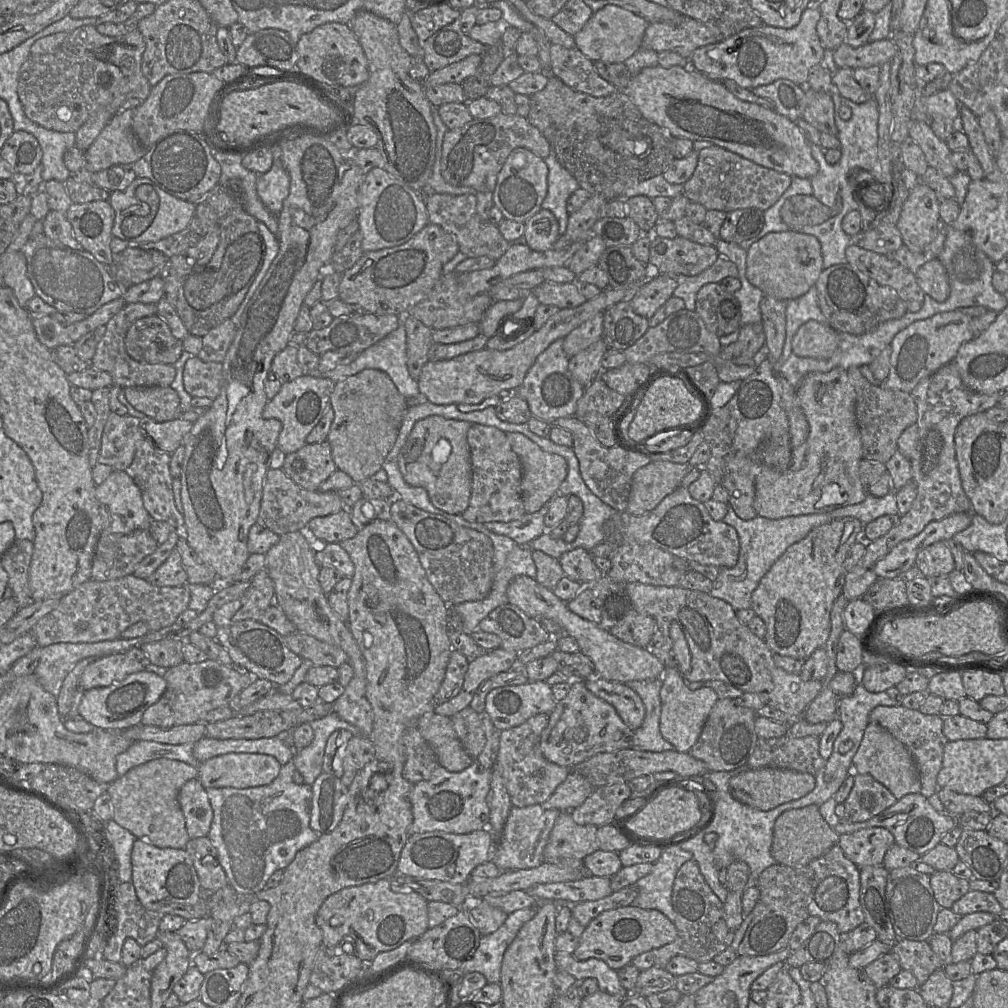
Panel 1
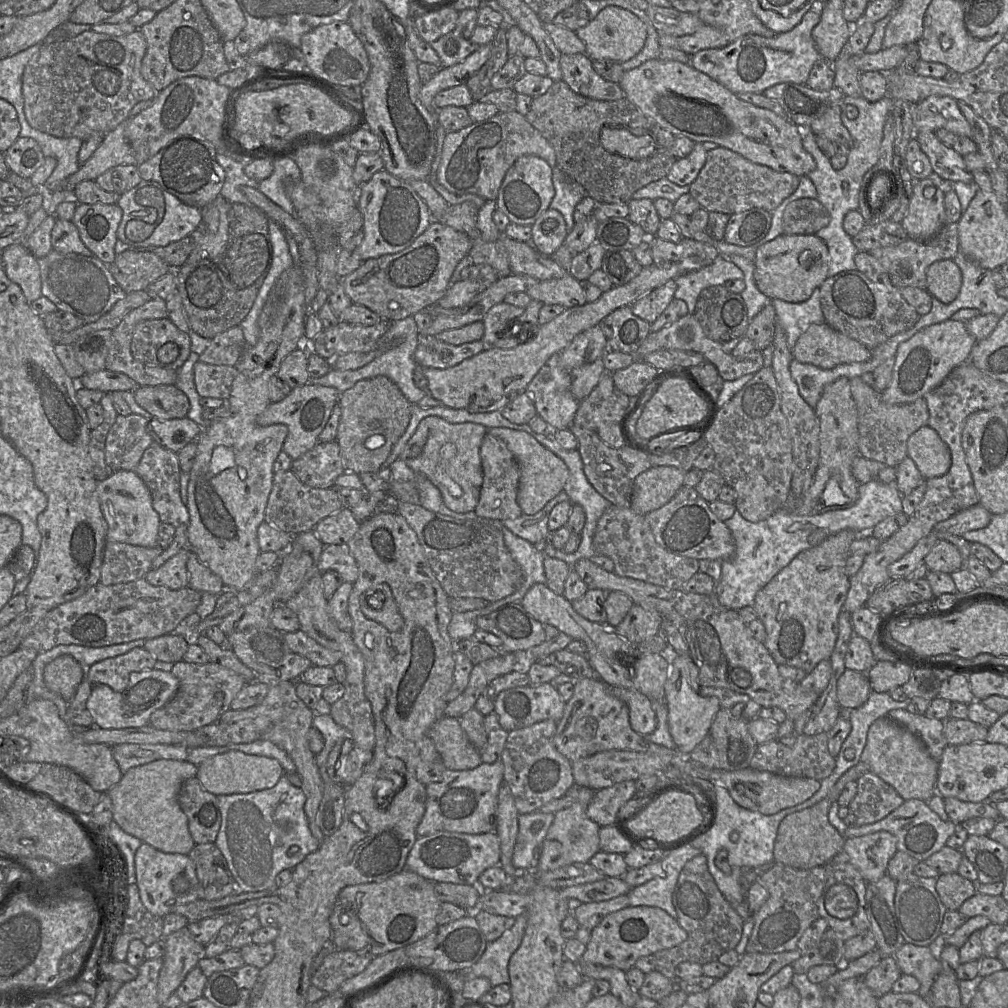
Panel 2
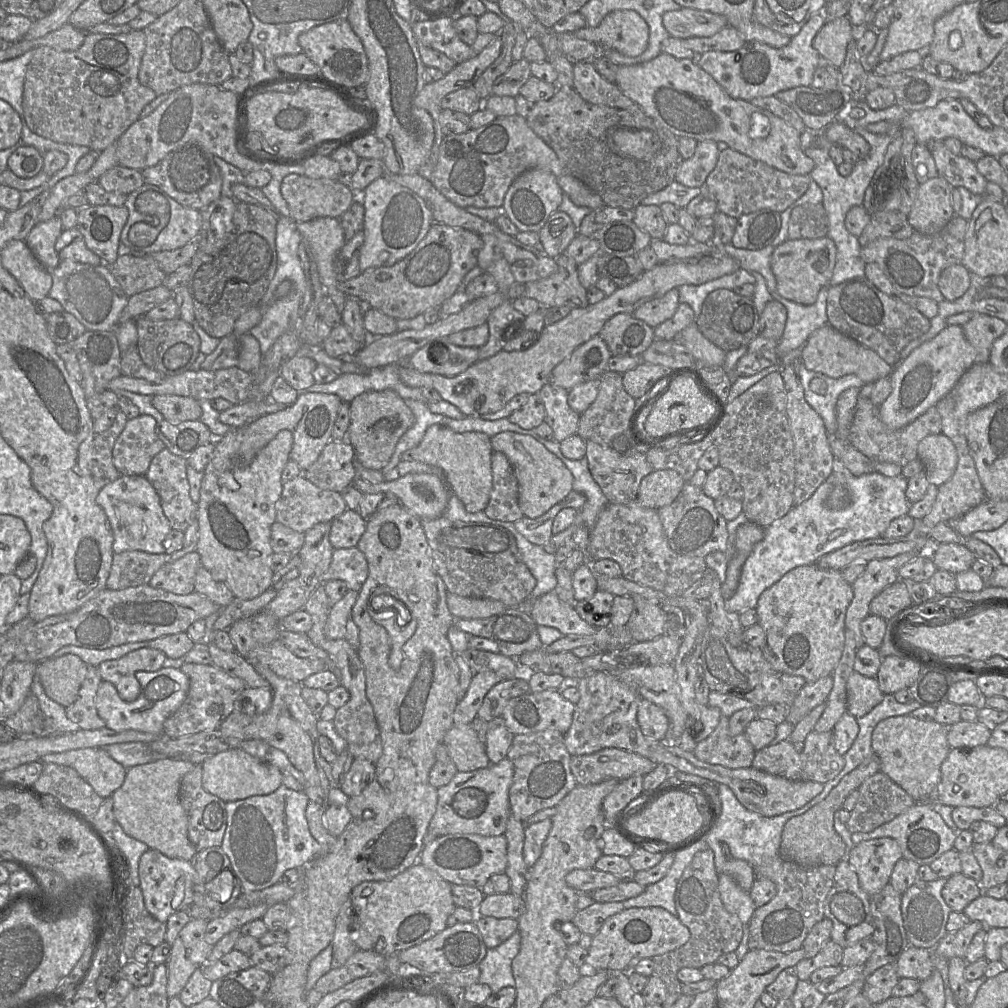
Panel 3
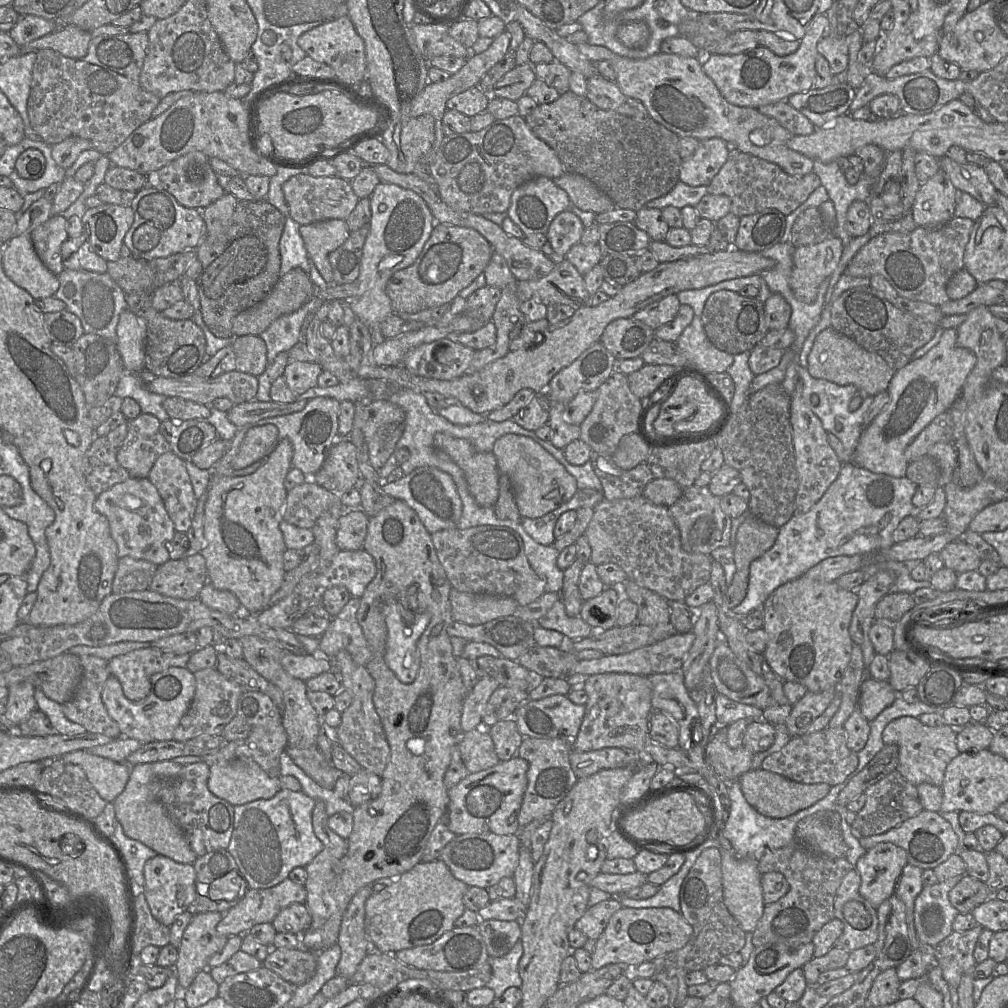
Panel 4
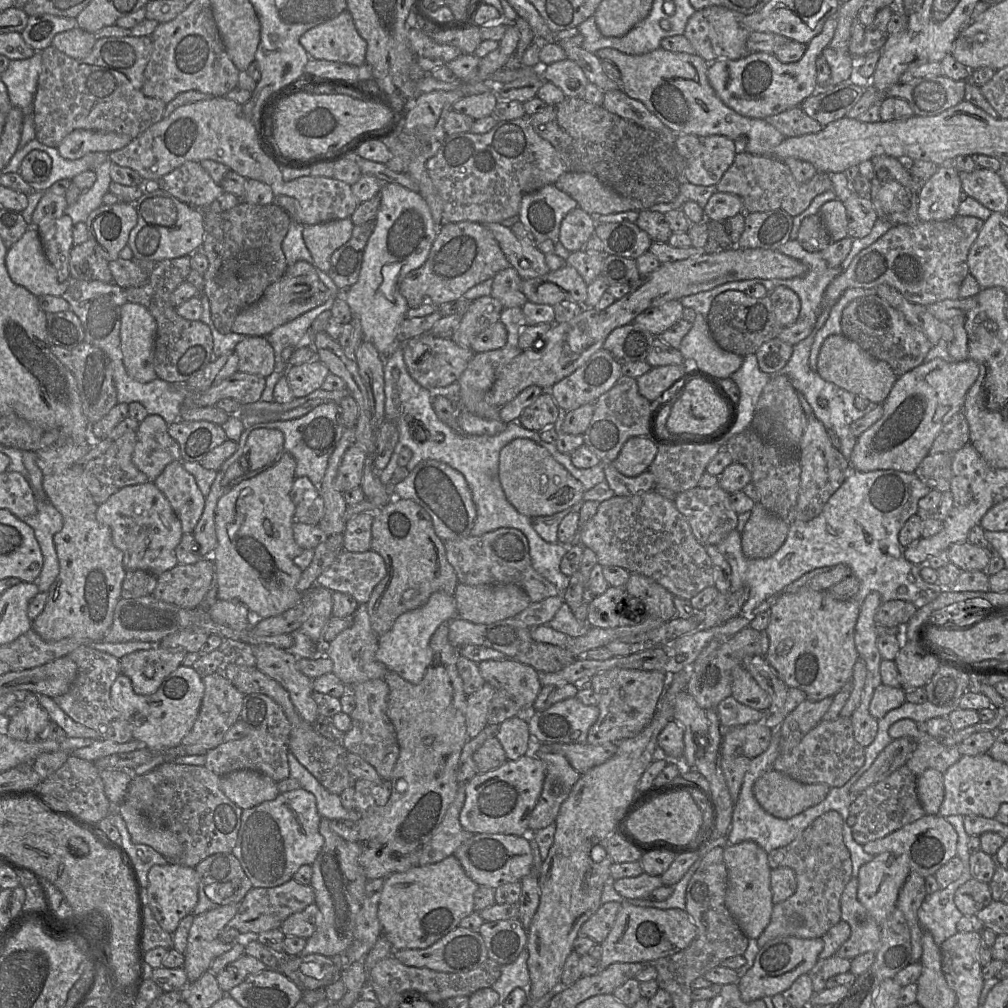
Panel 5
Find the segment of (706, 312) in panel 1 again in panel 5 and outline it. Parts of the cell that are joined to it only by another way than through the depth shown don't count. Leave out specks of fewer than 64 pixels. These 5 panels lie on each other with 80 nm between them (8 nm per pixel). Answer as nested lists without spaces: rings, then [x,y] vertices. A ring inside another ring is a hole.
[[[736,290],[725,291],[714,298],[707,322],[711,336],[720,348],[743,357],[755,354],[763,343],[778,337],[784,328],[776,319],[769,295],[753,298]]]

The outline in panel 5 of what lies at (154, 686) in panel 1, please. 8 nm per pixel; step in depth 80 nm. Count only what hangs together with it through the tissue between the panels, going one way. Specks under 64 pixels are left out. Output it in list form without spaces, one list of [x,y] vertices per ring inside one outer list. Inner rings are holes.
[[[180,665],[150,695],[136,694],[131,680],[119,674],[111,686],[110,699],[113,708],[131,725],[133,739],[143,742],[152,752],[163,752],[180,745],[190,732],[197,719],[204,692],[202,677],[192,667]]]

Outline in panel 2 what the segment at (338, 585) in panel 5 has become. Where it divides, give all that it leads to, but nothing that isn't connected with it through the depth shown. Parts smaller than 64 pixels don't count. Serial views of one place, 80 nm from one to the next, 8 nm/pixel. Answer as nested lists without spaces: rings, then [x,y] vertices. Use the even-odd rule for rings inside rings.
[[[347,544],[326,545],[321,553],[319,571],[335,571],[345,582],[354,584],[358,578],[359,570],[356,560],[351,555]]]

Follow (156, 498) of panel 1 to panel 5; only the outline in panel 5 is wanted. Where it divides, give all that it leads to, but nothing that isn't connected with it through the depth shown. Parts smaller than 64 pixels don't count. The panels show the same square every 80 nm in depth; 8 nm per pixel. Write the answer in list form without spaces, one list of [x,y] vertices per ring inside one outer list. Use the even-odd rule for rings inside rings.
[[[181,460],[169,463],[153,483],[179,518],[183,533],[192,534],[205,506],[205,497]]]

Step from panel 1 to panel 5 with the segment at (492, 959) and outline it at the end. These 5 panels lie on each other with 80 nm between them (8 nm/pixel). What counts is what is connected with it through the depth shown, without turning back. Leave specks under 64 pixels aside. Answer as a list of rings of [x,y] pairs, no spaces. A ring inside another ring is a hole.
[[[524,949],[513,963],[501,966],[501,975],[491,986],[499,995],[498,1007],[503,1005],[507,996],[514,989],[527,989],[529,987],[528,956],[528,950]]]

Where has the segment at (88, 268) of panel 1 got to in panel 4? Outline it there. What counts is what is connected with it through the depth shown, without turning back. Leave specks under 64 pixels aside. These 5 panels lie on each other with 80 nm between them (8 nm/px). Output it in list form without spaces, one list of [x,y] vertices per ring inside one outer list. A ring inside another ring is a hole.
[[[64,268],[57,278],[59,288],[53,296],[63,301],[66,310],[80,319],[84,333],[99,335],[117,345],[116,327],[120,314],[127,308],[127,302],[126,294],[109,274]]]

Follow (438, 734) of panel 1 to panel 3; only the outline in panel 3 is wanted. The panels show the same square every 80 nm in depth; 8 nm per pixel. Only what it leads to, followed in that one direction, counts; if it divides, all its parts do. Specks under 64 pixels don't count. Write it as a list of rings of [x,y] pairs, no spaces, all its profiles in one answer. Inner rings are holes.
[[[454,724],[445,733],[442,744],[460,772],[471,772],[491,765],[485,742],[471,724]]]

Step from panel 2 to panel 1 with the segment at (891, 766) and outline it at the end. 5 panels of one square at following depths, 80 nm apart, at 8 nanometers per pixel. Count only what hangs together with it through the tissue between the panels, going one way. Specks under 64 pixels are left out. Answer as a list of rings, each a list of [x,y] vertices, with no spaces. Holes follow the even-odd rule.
[[[869,723],[862,741],[852,758],[855,773],[869,774],[900,799],[907,794],[920,793],[919,772],[909,750],[889,731],[876,723]]]

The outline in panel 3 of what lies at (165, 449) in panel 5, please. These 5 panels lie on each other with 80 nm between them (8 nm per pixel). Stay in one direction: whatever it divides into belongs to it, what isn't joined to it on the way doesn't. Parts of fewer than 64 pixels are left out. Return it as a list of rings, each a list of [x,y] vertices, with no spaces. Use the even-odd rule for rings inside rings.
[[[140,414],[126,422],[112,451],[113,464],[121,475],[145,476],[149,465],[165,448],[157,435],[157,421]]]

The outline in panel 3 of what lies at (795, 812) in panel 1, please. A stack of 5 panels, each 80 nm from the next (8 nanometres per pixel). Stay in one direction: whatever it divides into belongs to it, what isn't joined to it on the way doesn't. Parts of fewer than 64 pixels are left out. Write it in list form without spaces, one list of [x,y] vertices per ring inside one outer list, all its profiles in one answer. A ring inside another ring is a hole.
[[[874,753],[871,754],[863,762],[861,762],[857,768],[845,775],[824,800],[814,805],[803,814],[790,818],[785,823],[782,830],[779,856],[786,861],[791,861],[801,866],[836,865],[843,858],[848,859],[848,848],[834,828],[834,814],[836,811],[843,809],[842,804],[848,795],[853,790],[858,789],[868,777],[879,772],[880,767],[880,758]]]

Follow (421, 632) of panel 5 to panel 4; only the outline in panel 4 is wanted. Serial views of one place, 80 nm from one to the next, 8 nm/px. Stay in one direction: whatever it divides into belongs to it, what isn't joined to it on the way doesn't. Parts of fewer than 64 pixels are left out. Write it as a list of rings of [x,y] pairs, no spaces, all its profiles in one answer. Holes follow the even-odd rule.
[[[386,598],[390,605],[382,612],[388,630],[384,659],[403,683],[412,683],[420,667],[417,642],[427,628],[429,613],[414,614],[404,609],[395,598]]]

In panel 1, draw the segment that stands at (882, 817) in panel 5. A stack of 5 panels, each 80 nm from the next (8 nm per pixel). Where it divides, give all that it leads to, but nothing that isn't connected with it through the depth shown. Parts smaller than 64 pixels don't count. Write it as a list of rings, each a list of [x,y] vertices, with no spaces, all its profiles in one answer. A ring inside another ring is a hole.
[[[855,773],[853,787],[844,802],[845,815],[842,820],[866,821],[895,804],[897,800],[889,789],[871,775]]]

